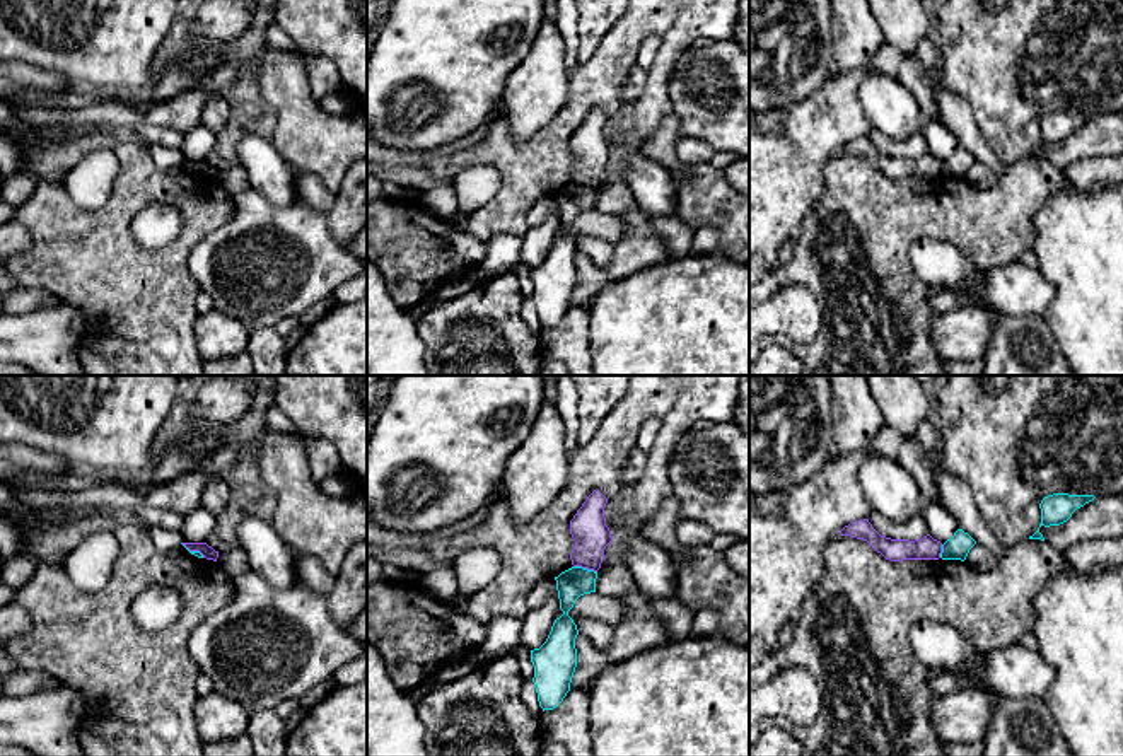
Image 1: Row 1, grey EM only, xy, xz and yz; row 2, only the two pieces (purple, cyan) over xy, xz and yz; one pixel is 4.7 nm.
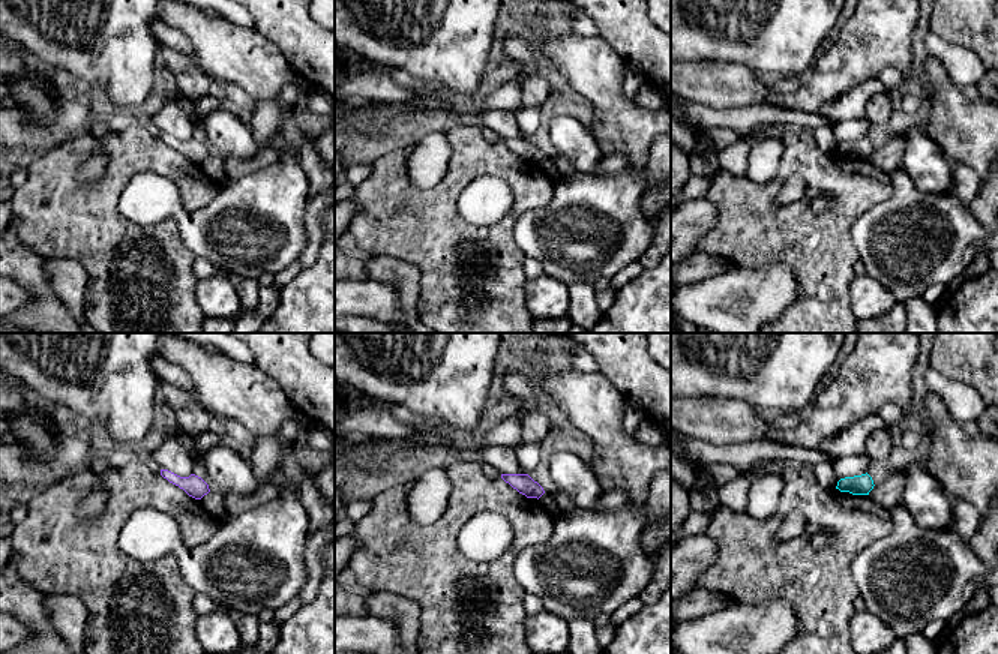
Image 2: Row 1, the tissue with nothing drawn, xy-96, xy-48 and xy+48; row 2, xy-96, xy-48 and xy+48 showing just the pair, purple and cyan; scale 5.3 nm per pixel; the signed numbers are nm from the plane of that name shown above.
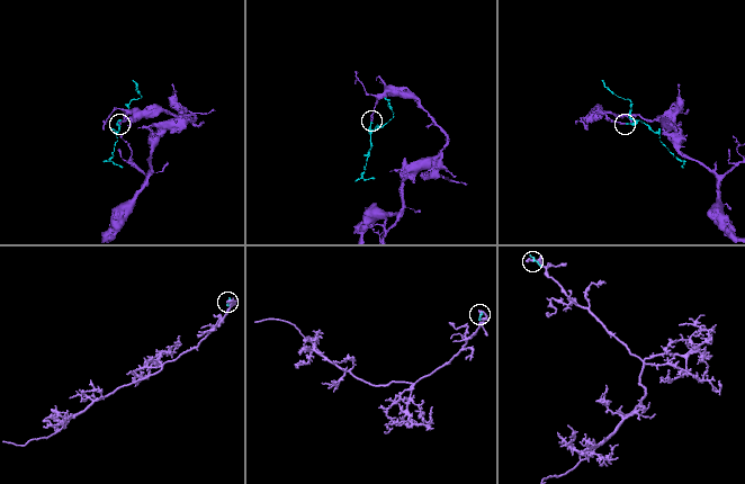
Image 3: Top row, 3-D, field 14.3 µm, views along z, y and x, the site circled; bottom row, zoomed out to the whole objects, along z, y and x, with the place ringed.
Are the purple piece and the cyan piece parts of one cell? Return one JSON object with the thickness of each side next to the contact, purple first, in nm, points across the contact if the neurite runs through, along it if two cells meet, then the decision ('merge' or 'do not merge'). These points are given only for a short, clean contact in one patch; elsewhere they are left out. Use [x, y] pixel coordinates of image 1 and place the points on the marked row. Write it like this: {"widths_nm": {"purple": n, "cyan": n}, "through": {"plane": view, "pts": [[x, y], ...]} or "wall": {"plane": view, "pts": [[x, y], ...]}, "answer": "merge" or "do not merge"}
{"widths_nm": {"purple": 170, "cyan": 140}, "wall": {"plane": "xz", "pts": [[574, 565], [596, 572]]}, "answer": "do not merge"}

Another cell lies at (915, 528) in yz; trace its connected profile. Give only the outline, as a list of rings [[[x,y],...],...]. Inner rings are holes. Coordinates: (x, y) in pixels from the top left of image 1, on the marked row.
[[[922,509],[908,522],[893,522],[877,512],[869,515],[869,522],[881,536],[891,539],[915,541],[928,534]]]

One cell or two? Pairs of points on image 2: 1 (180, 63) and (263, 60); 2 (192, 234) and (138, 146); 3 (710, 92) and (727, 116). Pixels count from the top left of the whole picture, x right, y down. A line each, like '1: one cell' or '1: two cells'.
1: two cells
2: two cells
3: two cells

